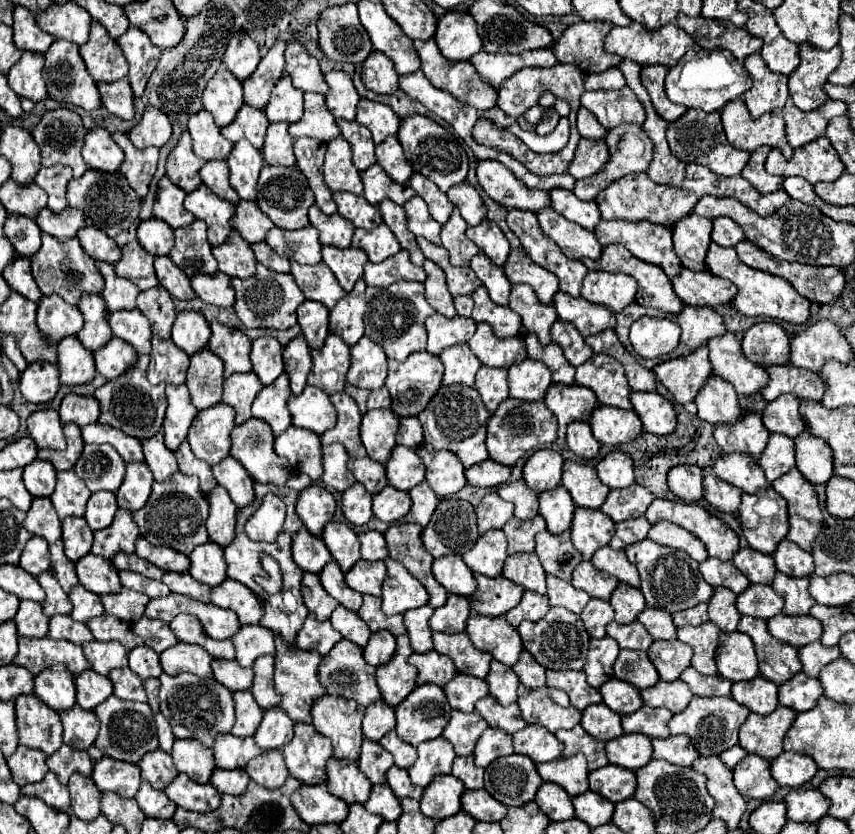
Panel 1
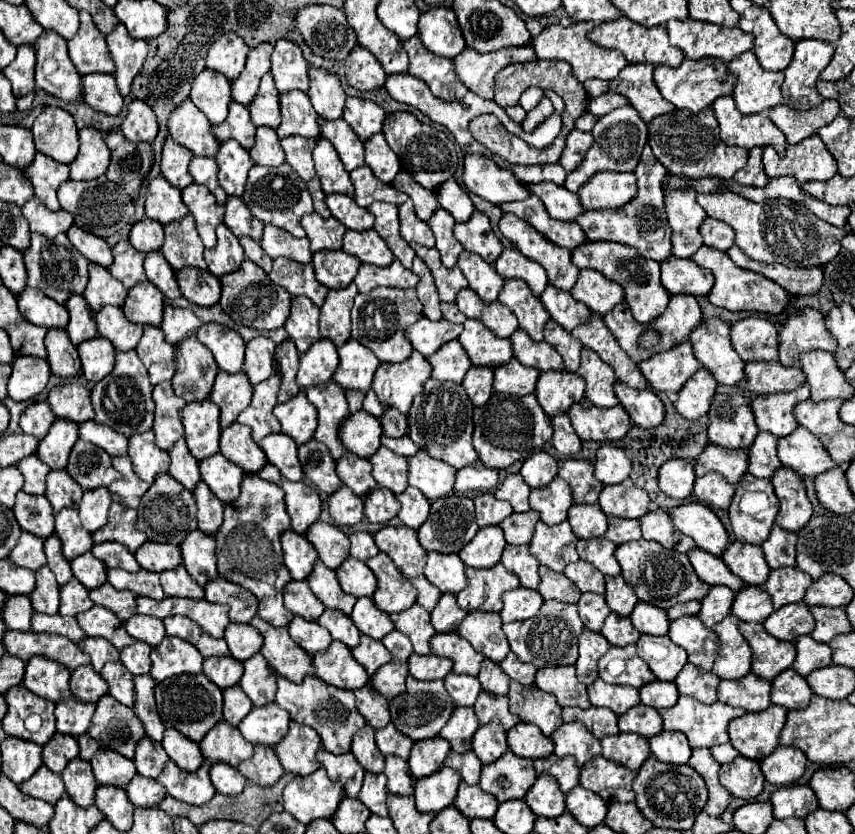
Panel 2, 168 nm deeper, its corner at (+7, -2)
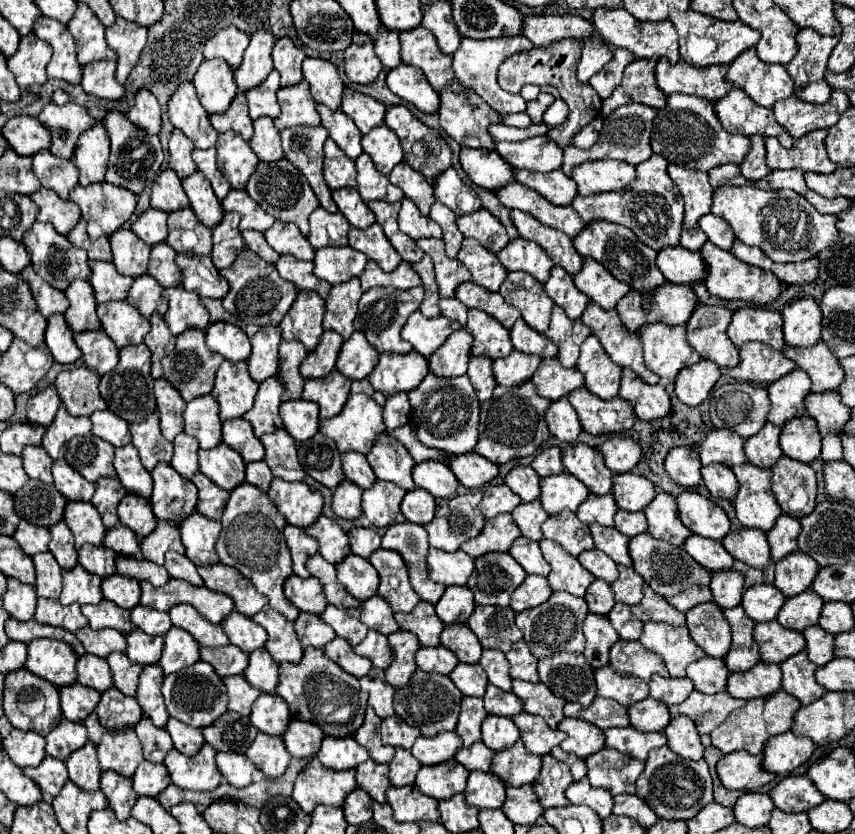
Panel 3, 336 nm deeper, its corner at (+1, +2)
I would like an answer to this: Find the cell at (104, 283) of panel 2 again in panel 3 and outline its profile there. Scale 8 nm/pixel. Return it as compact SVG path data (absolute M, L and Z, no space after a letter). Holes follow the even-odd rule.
M90 262L92 278L90 284L94 288L96 302L124 300L132 286L130 276L122 276L112 262Z

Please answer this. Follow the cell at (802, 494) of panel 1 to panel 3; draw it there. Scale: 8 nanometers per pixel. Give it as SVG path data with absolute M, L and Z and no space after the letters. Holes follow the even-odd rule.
M782 456L772 466L772 490L784 514L804 518L816 506L816 476L810 464Z

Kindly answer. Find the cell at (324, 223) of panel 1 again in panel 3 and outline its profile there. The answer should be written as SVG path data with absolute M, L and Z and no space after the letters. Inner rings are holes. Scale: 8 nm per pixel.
M318 208L310 214L308 240L314 248L346 246L348 244L348 230L350 230L350 224L340 212L330 214L324 208Z

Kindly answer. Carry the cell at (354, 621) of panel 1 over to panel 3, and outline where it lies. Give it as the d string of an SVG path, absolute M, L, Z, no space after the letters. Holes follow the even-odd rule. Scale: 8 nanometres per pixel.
M328 604L320 618L334 628L336 636L346 638L352 646L356 646L368 632L366 624L360 622L360 608L342 608Z

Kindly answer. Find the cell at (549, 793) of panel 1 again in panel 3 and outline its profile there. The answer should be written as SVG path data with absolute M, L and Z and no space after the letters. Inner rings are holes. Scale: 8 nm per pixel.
M544 756L542 762L542 772L540 778L534 780L532 788L544 808L558 808L558 806L568 806L570 800L566 800L566 788L574 780L570 778L570 770L566 764L554 760L552 756Z

